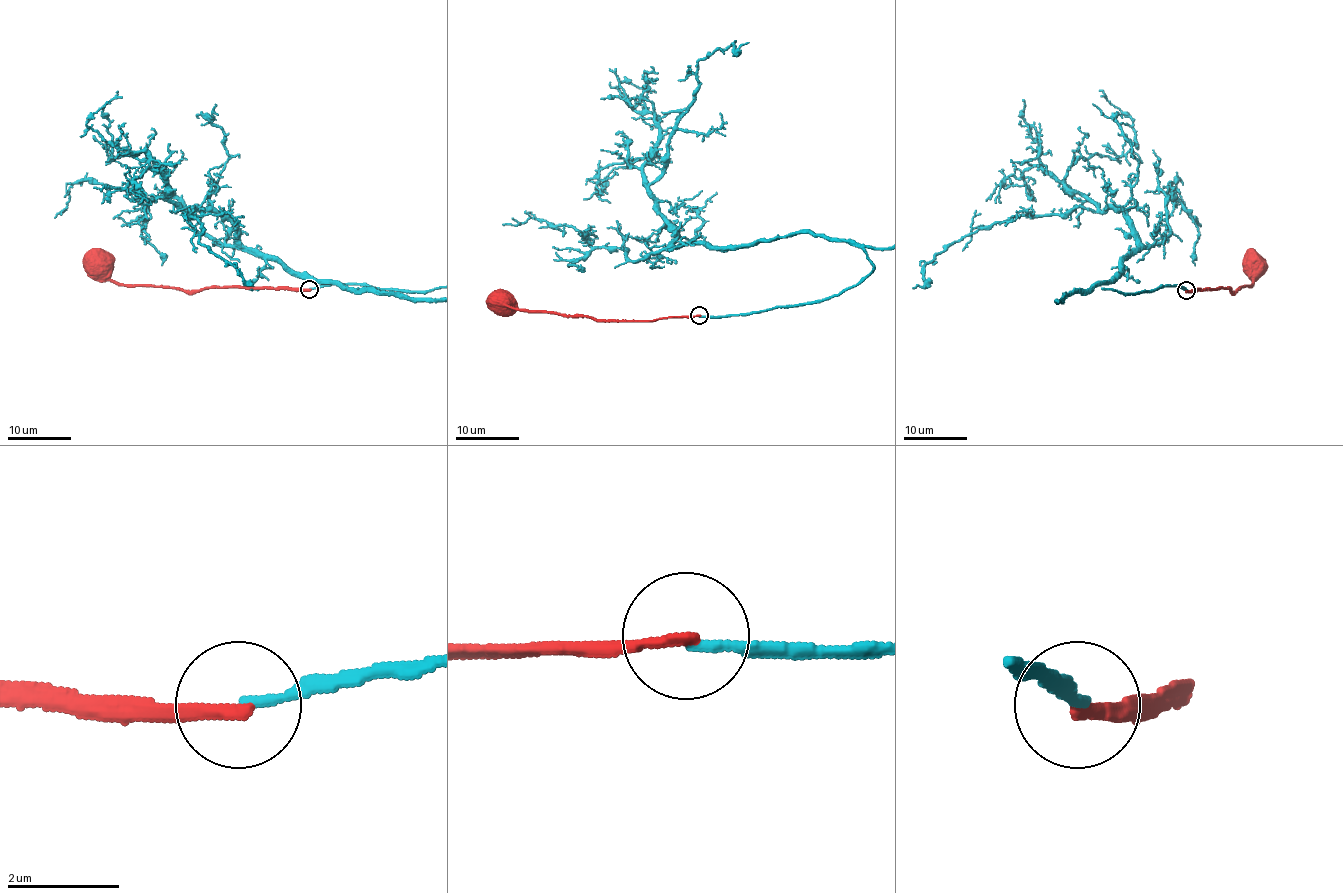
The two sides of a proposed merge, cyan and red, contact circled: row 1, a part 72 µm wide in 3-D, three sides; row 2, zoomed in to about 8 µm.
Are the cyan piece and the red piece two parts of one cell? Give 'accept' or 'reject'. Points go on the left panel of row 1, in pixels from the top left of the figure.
reject

